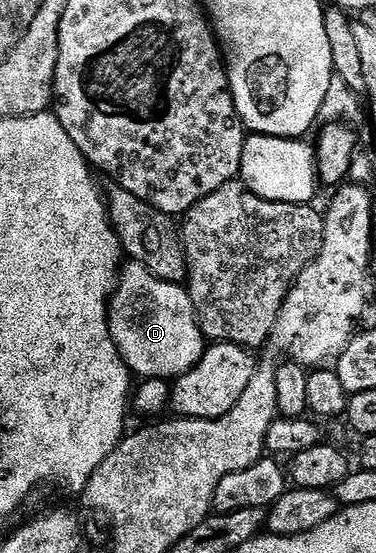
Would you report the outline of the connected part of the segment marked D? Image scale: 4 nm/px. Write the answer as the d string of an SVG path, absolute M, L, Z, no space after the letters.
M129 261L117 277L116 288L108 304L108 327L110 336L129 371L136 376L141 374L139 377L144 380L181 378L183 374L190 372L190 368L200 363L206 349L206 339L204 333L200 331L200 321L187 289L179 282L163 282L142 264L134 261Z

